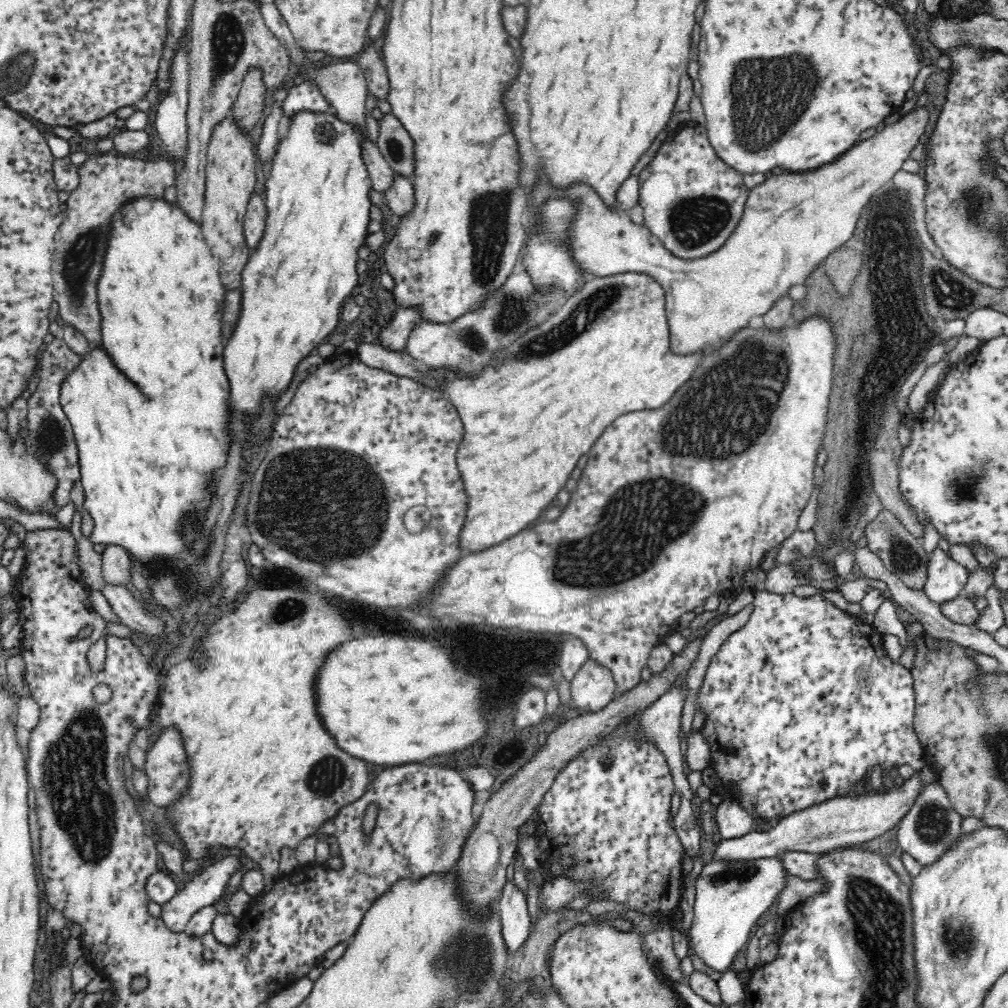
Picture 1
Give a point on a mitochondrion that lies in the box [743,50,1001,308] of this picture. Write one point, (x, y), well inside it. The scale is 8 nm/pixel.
(975, 206)

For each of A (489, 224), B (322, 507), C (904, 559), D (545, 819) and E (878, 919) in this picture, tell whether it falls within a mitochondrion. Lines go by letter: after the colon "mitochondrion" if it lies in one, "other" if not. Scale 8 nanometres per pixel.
A: mitochondrion
B: mitochondrion
C: mitochondrion
D: other
E: mitochondrion

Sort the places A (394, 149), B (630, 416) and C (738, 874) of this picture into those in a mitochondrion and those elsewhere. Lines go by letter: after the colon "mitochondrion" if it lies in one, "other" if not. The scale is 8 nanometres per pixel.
A: mitochondrion
B: other
C: mitochondrion

